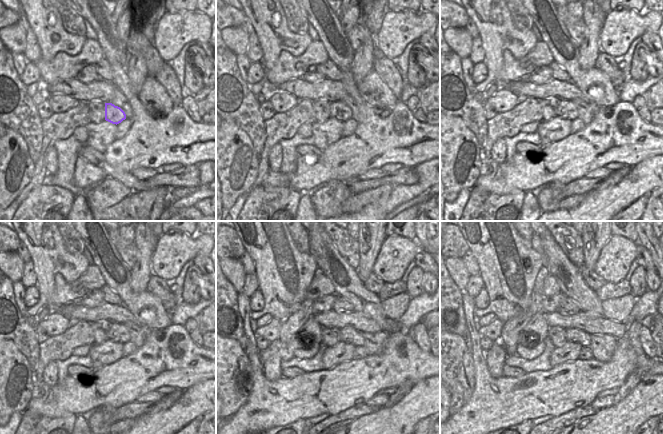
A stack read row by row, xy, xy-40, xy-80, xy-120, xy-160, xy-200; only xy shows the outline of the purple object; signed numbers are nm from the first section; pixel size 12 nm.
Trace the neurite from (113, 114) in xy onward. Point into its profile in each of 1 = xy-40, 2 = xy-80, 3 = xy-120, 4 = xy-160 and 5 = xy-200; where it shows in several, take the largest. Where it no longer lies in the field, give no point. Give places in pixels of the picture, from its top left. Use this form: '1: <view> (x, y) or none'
1: xy-40 (339, 110)
2: xy-80 (566, 109)
3: xy-120 (116, 332)
4: xy-160 (347, 334)
5: xy-200 (575, 335)

